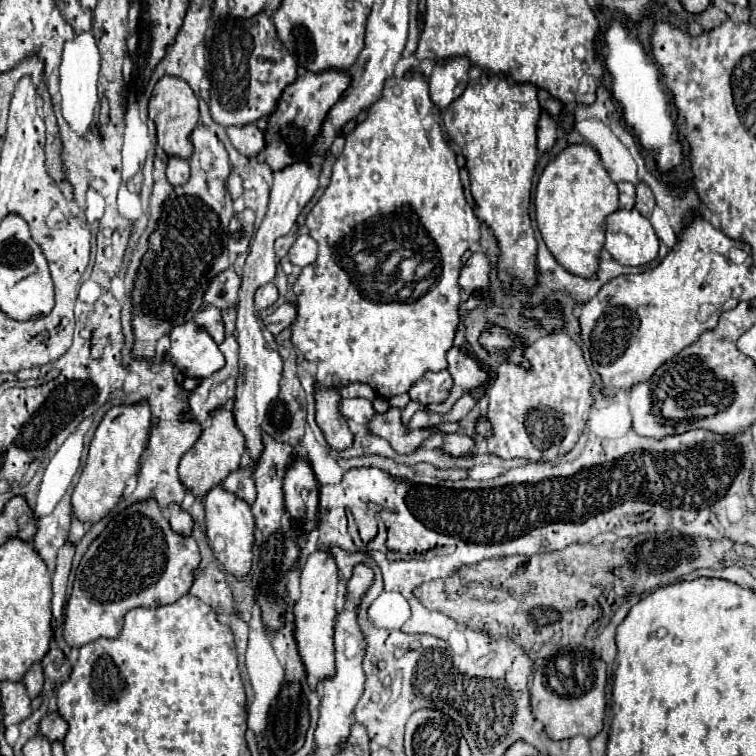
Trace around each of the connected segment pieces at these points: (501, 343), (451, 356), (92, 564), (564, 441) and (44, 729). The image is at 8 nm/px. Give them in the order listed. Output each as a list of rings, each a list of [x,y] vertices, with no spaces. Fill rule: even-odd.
[[[490,327],[486,333],[482,333],[480,343],[486,345],[490,351],[494,351],[494,349],[510,349],[514,345],[514,341],[508,337],[508,333],[502,331],[500,327]]]
[[[452,347],[448,351],[448,373],[454,379],[450,397],[444,403],[428,405],[426,407],[428,413],[448,413],[464,393],[468,393],[492,379],[490,373],[478,363],[478,359],[474,355],[470,355],[464,347]]]
[[[148,497],[128,505],[110,517],[108,527],[90,543],[78,569],[66,603],[64,639],[70,647],[82,647],[100,637],[116,637],[130,609],[170,605],[186,595],[200,567],[200,551],[194,537],[182,537],[170,529],[156,499]]]
[[[568,333],[540,337],[524,349],[530,369],[502,359],[490,385],[490,437],[488,451],[502,459],[522,457],[528,461],[556,459],[572,449],[582,435],[594,405],[590,367],[580,345]]]
[[[48,713],[42,721],[40,721],[40,733],[46,737],[46,739],[50,739],[50,741],[56,741],[56,739],[64,739],[64,735],[66,735],[66,731],[68,731],[68,725],[66,725],[66,721],[62,719],[62,715],[60,713]]]

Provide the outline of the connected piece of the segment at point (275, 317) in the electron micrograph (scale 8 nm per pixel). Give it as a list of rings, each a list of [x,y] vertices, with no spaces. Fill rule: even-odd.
[[[282,303],[272,315],[264,317],[264,325],[268,325],[268,331],[272,335],[278,335],[282,329],[286,329],[296,317],[296,307],[290,303]]]

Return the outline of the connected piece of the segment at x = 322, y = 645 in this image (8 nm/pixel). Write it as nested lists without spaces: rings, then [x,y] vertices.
[[[318,547],[308,555],[302,571],[300,571],[300,601],[294,607],[296,613],[296,641],[300,649],[300,657],[308,671],[308,683],[314,689],[316,683],[334,673],[334,617],[336,617],[336,597],[338,597],[338,567],[334,555]]]

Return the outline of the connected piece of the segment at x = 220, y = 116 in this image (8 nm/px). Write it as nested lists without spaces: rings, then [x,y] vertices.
[[[264,13],[252,19],[222,17],[206,39],[206,73],[212,89],[210,97],[222,109],[210,109],[216,123],[248,125],[276,109],[276,103],[288,83],[296,79],[296,59],[280,43],[272,19]]]

